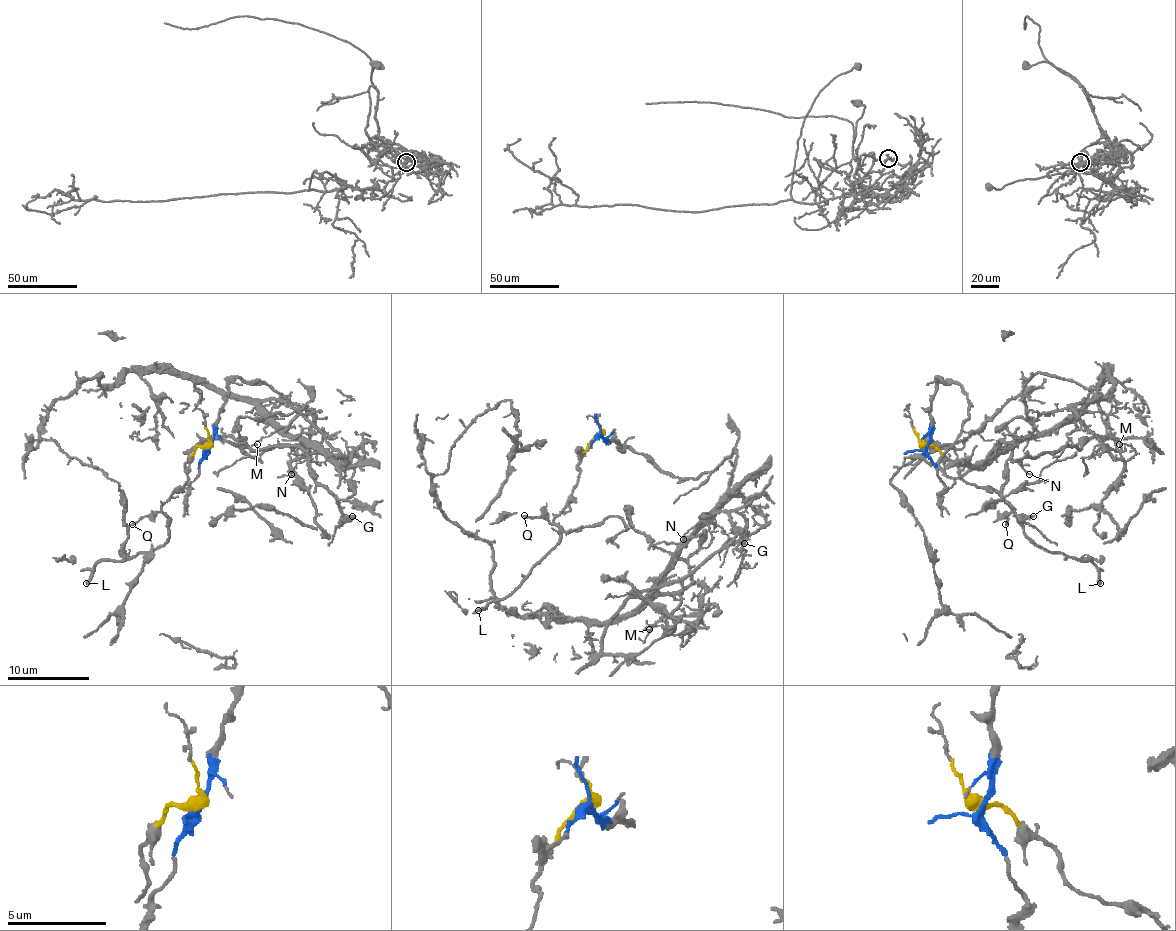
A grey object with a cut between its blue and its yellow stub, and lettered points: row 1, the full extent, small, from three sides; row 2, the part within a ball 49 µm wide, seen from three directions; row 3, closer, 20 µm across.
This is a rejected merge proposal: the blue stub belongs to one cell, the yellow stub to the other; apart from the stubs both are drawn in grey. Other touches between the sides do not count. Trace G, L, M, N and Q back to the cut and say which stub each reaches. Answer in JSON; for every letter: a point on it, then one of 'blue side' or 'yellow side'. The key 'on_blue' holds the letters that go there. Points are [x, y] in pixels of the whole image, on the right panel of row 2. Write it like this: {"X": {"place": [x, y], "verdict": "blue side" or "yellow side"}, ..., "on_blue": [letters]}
{"G": {"place": [1033, 516], "verdict": "blue side"}, "L": {"place": [1100, 583], "verdict": "yellow side"}, "M": {"place": [1119, 444], "verdict": "blue side"}, "N": {"place": [1029, 474], "verdict": "blue side"}, "Q": {"place": [1005, 524], "verdict": "yellow side"}, "on_blue": ["G", "M", "N"]}

